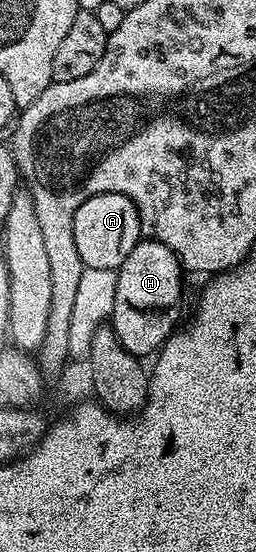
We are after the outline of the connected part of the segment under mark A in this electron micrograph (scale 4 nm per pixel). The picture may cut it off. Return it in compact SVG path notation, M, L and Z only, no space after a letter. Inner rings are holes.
M118 192L116 194L93 194L83 204L79 204L79 212L75 212L73 221L73 235L75 236L75 252L79 252L79 260L86 271L89 270L120 270L123 260L135 248L137 242L142 241L141 221L139 212L135 208L132 197L128 193Z

